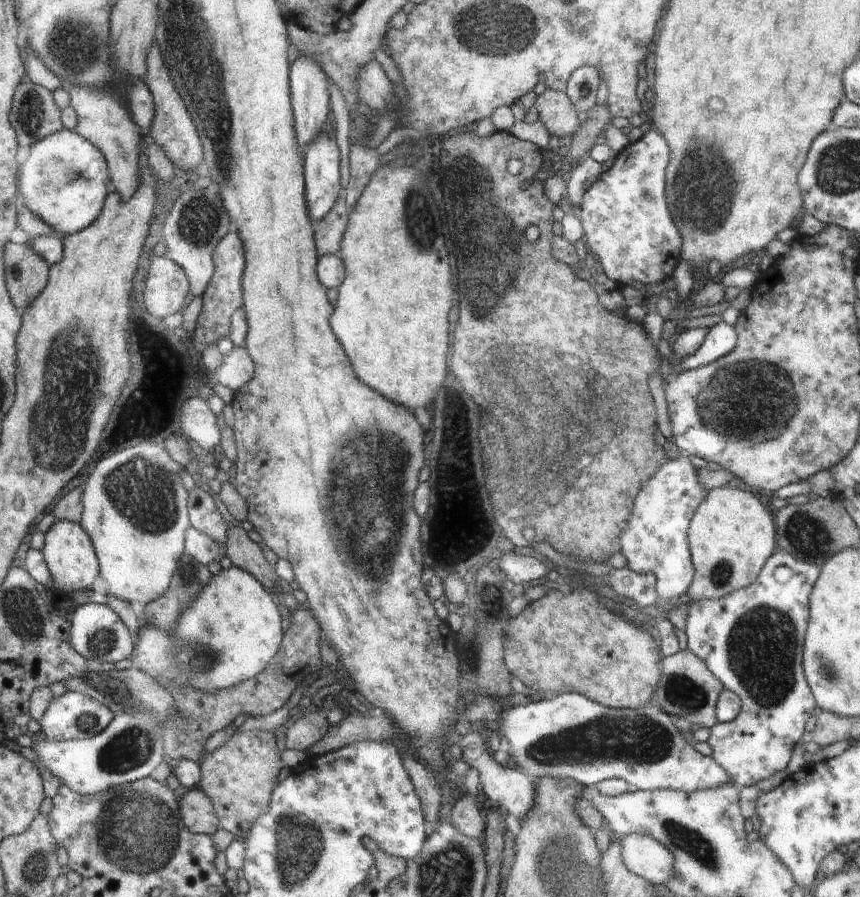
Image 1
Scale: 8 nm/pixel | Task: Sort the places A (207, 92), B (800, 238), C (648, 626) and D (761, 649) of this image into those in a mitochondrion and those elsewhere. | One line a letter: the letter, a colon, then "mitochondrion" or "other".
A: mitochondrion
B: other
C: other
D: mitochondrion

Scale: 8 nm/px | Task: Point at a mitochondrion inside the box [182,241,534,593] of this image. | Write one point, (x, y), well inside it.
(370, 472)

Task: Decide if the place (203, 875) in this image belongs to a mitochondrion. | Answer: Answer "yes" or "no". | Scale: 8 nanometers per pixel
no

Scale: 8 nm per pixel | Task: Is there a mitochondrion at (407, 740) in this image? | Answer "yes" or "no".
no

